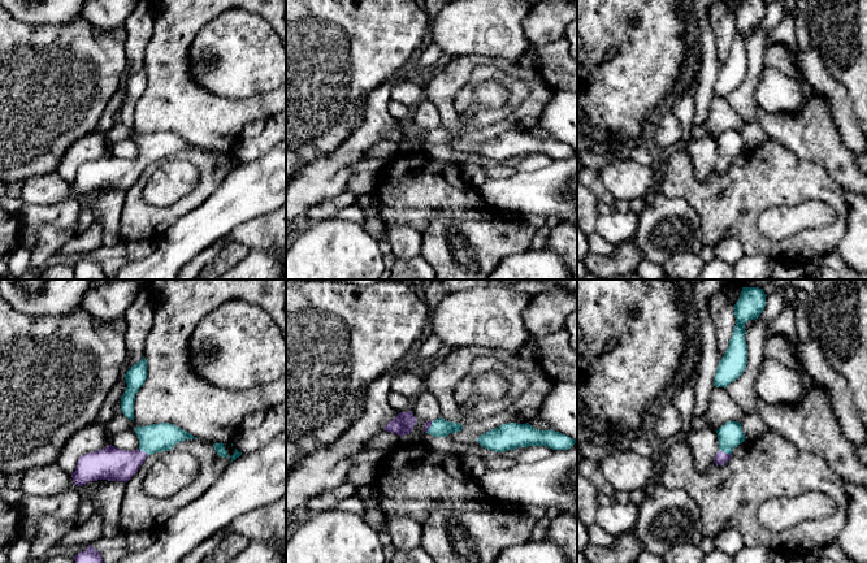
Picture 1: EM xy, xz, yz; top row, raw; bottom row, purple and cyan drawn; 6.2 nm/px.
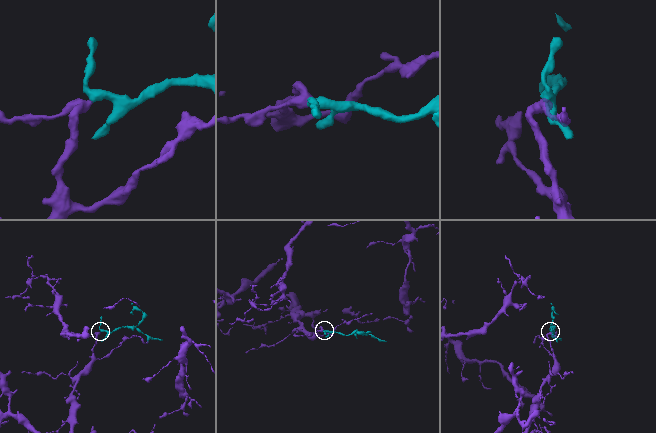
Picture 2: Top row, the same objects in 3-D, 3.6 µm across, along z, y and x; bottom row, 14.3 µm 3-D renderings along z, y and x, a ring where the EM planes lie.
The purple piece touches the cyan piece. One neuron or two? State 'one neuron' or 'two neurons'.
one neuron

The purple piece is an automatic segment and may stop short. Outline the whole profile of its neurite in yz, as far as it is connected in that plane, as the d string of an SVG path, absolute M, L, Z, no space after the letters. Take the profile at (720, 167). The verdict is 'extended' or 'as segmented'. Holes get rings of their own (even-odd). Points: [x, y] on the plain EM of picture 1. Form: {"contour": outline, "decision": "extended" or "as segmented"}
{"contour": "M727 130L716 139L719 148L719 160L714 166L716 174L724 174L731 166L732 160L745 150L742 135L737 130Z", "decision": "extended"}

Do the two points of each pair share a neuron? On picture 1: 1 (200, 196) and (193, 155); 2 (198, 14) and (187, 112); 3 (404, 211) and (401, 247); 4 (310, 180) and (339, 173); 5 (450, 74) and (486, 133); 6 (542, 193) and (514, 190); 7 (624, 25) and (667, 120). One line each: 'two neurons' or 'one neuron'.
1: one neuron
2: one neuron
3: two neurons
4: one neuron
5: one neuron
6: one neuron
7: two neurons

